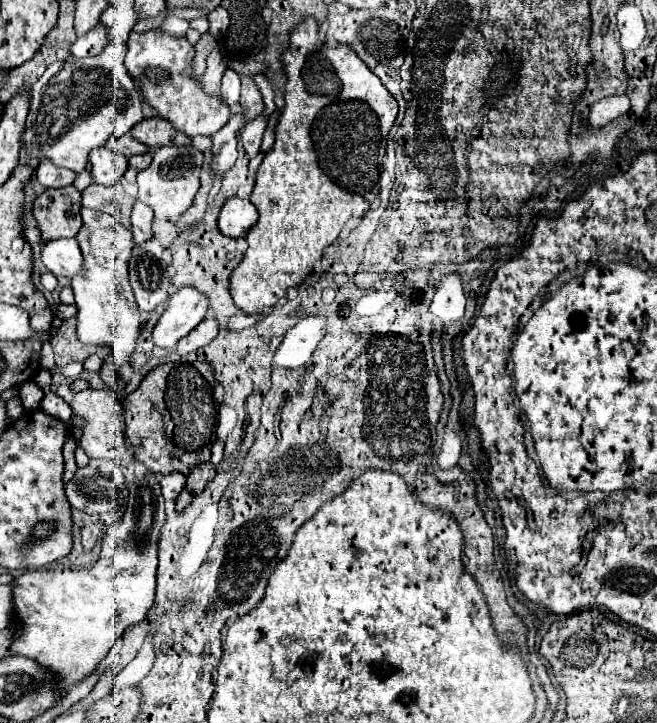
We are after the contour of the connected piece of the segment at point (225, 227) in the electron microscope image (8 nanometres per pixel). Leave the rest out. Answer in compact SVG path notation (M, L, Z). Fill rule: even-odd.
M231 198L225 202L219 214L219 230L229 238L247 236L249 228L257 224L257 210L249 200Z

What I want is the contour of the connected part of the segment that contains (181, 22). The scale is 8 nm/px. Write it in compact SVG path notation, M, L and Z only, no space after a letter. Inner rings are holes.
M169 16L169 18L163 22L161 28L163 28L165 32L173 34L173 36L185 36L185 32L187 32L187 28L189 28L189 20L177 18L177 16Z

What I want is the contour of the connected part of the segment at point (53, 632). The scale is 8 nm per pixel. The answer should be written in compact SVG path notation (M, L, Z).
M147 472L145 478L139 480L139 482L133 486L133 490L129 492L127 512L125 512L121 524L115 524L115 526L111 526L111 528L107 530L107 536L105 536L105 540L103 540L105 552L99 556L99 560L95 562L93 568L89 568L89 570L73 570L73 568L65 568L65 570L33 570L33 572L27 572L27 574L15 578L15 588L13 588L13 594L15 594L15 620L17 620L19 628L23 630L23 636L11 644L9 652L11 652L11 654L19 654L19 656L33 658L35 662L47 666L49 670L61 674L61 676L63 676L63 680L61 680L61 694L65 694L65 690L67 690L71 684L75 684L77 680L83 680L91 670L95 670L95 666L101 662L101 658L105 658L105 656L109 654L109 650L113 648L115 640L125 632L125 628L129 628L129 626L133 626L133 624L141 622L141 620L145 618L147 610L149 610L151 604L153 604L153 598L155 598L155 570L157 570L157 538L159 538L159 530L161 530L163 524L165 524L165 508L163 508L165 500L163 500L163 496L161 496L159 480L161 480L161 476L153 476L153 472Z

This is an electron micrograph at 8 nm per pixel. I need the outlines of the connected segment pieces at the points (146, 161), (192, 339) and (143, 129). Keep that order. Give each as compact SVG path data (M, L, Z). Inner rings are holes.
M151 152L139 154L139 156L131 156L131 158L129 158L129 168L127 168L127 172L125 172L125 180L131 182L131 184L135 184L135 176L137 176L141 170L145 170L149 164L151 164Z
M205 318L193 332L189 332L185 338L179 340L177 344L177 354L185 356L191 352L197 352L199 348L207 346L211 340L215 340L219 328L217 328L217 320L215 318Z
M153 116L153 118L145 118L141 120L131 134L141 140L143 144L147 144L149 148L159 148L159 146L189 146L191 138L185 136L183 132L175 130L173 124L169 124L167 120Z

